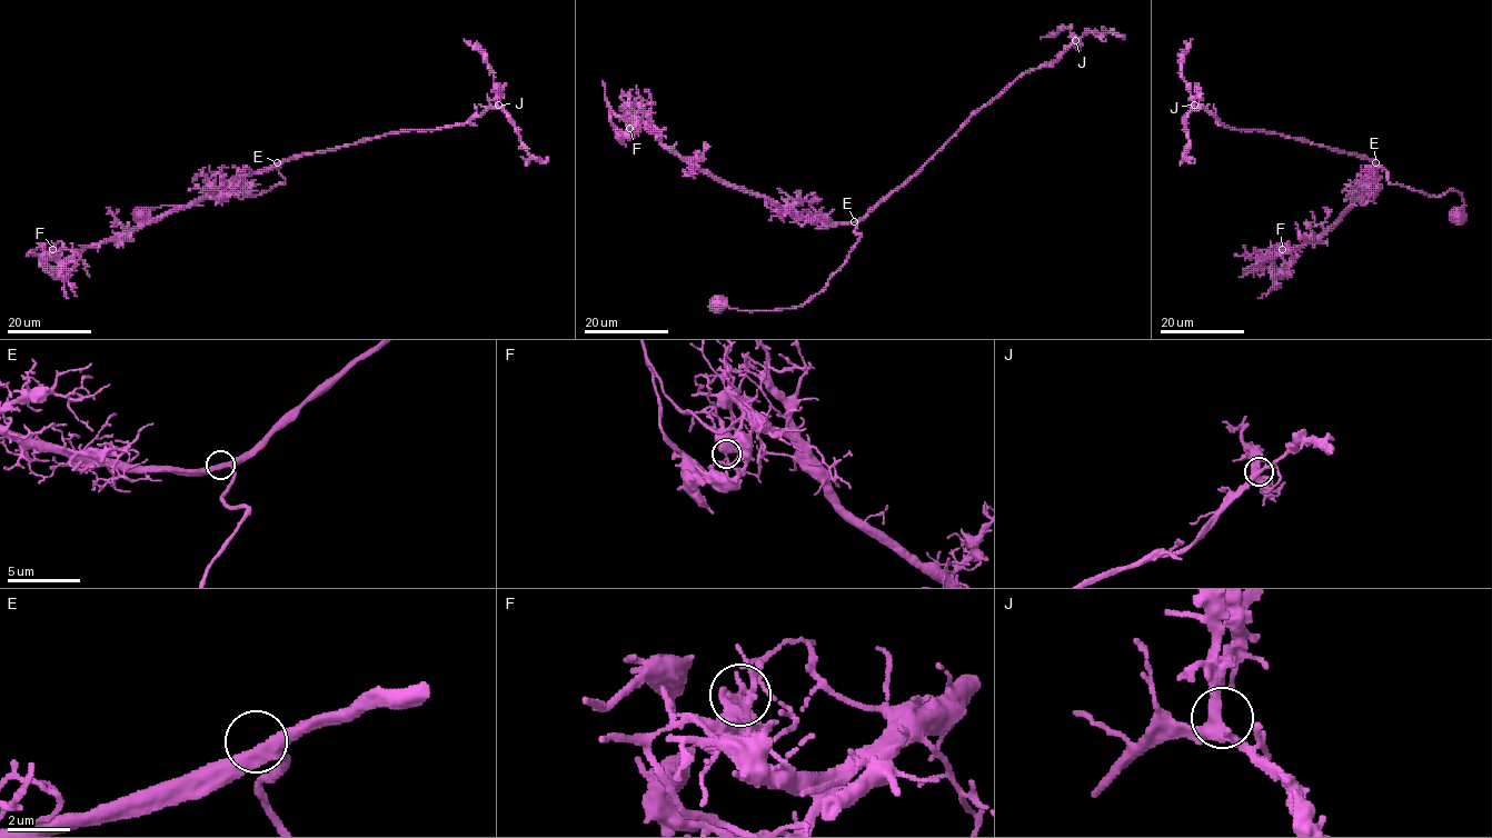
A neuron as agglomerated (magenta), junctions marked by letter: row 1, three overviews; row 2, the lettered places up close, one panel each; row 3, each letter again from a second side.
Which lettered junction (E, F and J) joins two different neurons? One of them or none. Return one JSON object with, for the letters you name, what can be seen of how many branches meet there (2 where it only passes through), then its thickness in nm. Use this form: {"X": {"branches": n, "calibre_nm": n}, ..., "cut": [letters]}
{"F": {"branches": 3, "calibre_nm": 300}, "cut": ["F"]}

